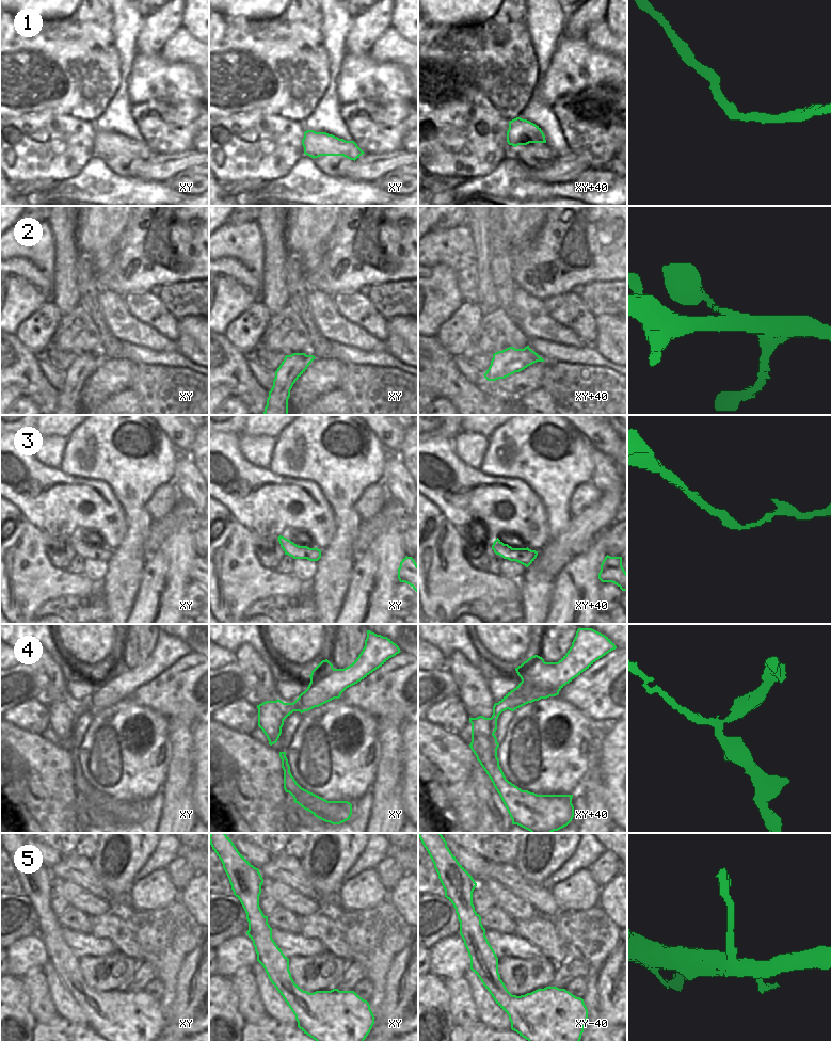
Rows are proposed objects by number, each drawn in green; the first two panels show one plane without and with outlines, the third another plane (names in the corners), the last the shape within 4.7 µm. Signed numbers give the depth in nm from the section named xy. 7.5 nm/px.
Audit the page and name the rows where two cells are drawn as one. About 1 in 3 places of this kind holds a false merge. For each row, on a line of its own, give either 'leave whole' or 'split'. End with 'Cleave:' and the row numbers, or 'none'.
1: leave whole
2: leave whole
3: leave whole
4: split
5: leave whole
Cleave: 4

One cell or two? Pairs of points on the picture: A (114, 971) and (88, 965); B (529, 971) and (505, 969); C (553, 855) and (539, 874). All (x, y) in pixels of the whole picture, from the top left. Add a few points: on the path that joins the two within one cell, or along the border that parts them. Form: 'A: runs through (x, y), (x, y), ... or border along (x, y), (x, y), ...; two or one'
A: runs through (108, 976), (94, 970); one
B: runs through (523, 972), (514, 977), (511, 974); one
C: runs through (550, 860), (543, 869); one

